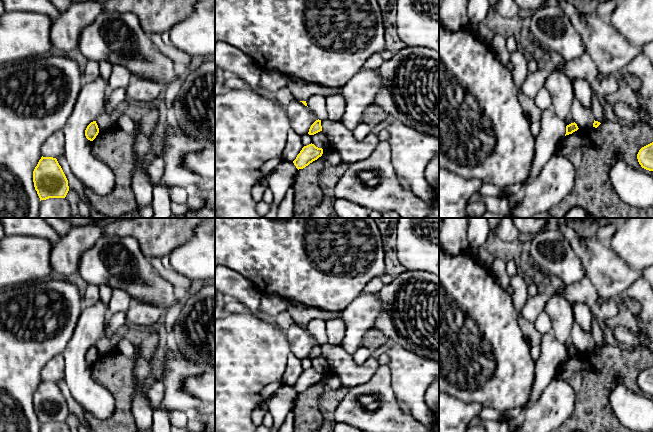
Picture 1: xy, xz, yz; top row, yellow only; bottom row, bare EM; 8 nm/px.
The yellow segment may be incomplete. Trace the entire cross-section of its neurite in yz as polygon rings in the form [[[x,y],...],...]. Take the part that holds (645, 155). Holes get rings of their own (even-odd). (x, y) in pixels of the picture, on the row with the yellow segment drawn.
[[[653,142],[639,150],[637,159],[642,168],[653,171]]]

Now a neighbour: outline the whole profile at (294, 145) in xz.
[[[291,130],[283,150],[283,160],[293,162],[303,147],[302,136]]]

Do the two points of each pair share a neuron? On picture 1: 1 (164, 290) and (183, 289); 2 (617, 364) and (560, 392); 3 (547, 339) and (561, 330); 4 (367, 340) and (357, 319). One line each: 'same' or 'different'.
1: different
2: different
3: different
4: different

